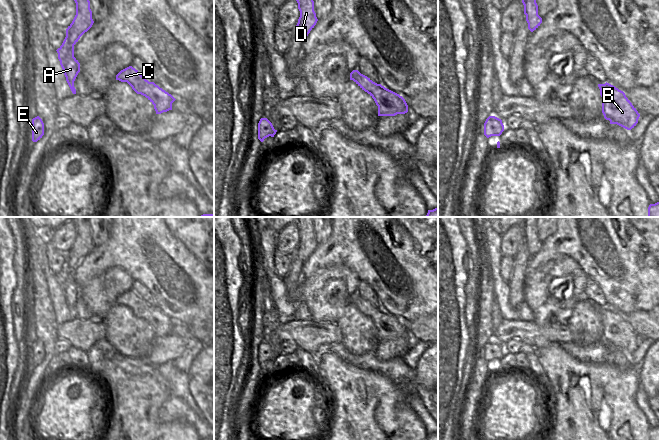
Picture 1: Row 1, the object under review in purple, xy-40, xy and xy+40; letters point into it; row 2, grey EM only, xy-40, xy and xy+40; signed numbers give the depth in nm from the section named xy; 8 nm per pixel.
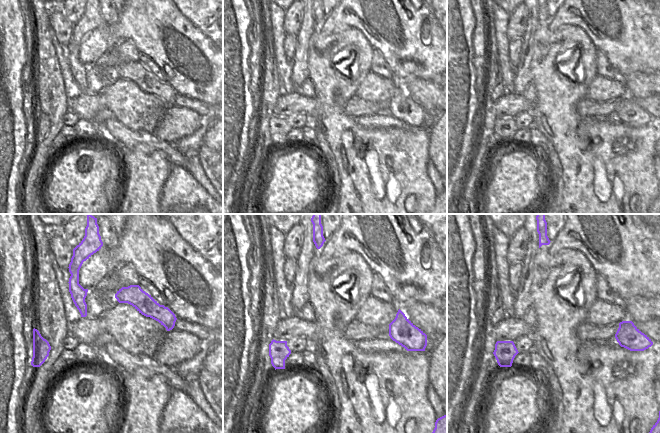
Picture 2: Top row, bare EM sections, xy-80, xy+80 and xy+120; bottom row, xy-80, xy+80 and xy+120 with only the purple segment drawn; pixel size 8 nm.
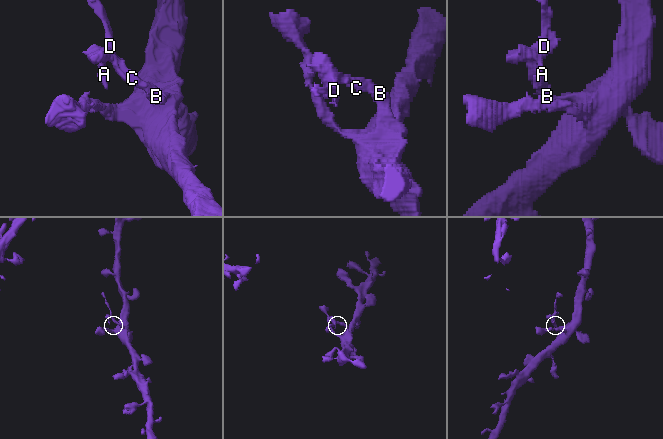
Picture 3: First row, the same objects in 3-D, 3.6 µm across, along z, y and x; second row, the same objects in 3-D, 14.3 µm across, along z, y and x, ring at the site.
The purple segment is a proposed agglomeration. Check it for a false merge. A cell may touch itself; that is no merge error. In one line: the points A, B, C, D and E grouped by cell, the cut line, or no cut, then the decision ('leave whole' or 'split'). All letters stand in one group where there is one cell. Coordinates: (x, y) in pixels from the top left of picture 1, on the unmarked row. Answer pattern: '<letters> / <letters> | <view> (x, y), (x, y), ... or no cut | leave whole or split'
A C D / B E | xy+40 (603, 308), (603, 313), (612, 323), (602, 330) | split

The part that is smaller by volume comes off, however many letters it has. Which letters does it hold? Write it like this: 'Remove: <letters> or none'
Remove: A, C, D

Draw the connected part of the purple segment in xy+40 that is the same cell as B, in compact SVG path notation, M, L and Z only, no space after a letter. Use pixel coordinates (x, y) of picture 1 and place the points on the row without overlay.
M607 306L604 308L604 315L613 322L602 330L604 342L609 344L610 348L617 348L627 354L634 352L640 338L625 317Z

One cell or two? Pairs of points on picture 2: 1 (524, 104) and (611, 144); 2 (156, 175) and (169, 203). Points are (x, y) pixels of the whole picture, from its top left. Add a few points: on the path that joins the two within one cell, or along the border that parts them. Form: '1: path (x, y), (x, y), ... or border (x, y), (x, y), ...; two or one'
1: border (533, 103), (533, 107), (530, 110); two
2: border (171, 166), (158, 203); two

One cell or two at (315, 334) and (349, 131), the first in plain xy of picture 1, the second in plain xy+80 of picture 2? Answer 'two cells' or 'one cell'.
two cells

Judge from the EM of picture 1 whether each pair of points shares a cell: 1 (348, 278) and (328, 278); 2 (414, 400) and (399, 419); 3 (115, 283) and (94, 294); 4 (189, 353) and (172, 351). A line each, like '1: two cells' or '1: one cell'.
1: one cell
2: two cells
3: one cell
4: two cells

